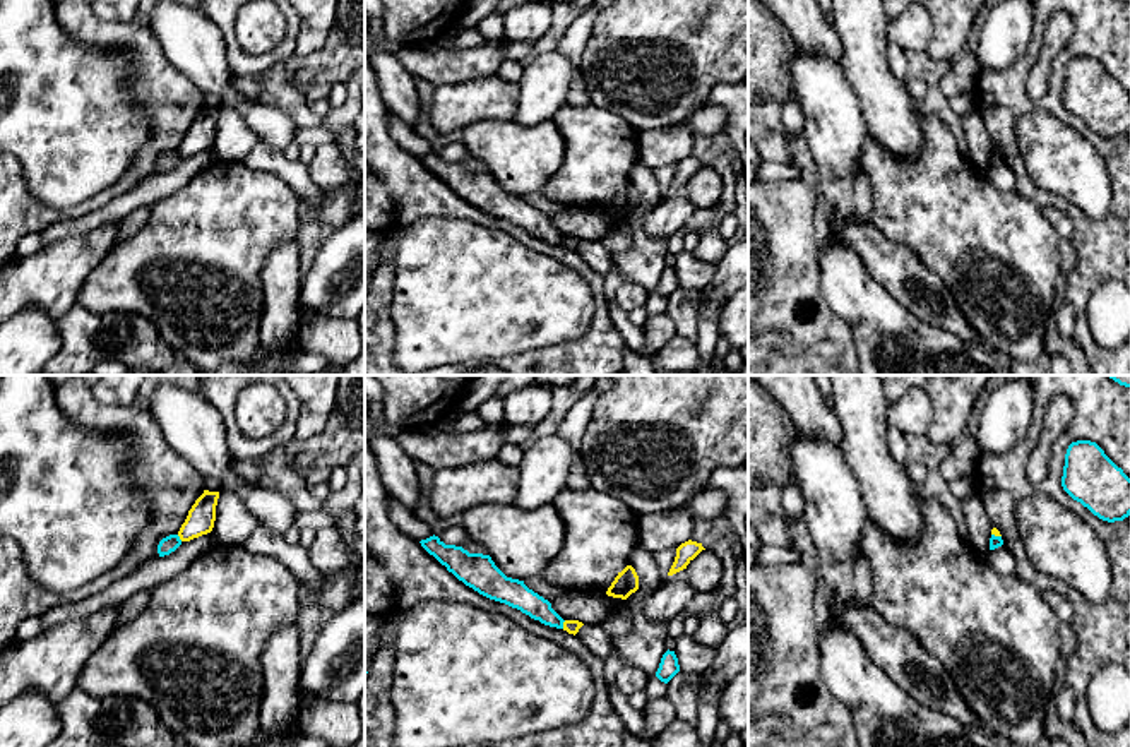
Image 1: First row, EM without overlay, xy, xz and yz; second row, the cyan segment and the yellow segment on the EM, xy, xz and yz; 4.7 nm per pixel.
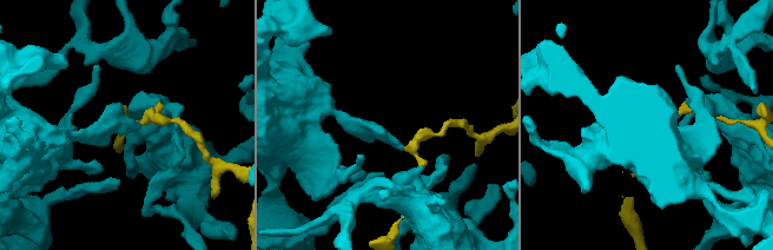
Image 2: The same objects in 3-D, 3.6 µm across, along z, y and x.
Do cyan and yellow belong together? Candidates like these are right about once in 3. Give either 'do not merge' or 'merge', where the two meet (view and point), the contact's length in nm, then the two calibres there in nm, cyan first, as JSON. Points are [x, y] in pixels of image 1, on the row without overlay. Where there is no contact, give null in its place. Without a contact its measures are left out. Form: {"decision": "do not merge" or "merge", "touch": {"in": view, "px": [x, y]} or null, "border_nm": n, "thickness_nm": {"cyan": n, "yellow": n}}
{"decision": "do not merge", "touch": {"in": "xz", "px": [562, 240]}, "border_nm": 40, "thickness_nm": {"cyan": 120, "yellow": 60}}

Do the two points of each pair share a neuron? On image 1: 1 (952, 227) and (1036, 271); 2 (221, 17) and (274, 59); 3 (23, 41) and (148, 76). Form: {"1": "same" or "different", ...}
{"1": "same", "2": "same", "3": "different"}

